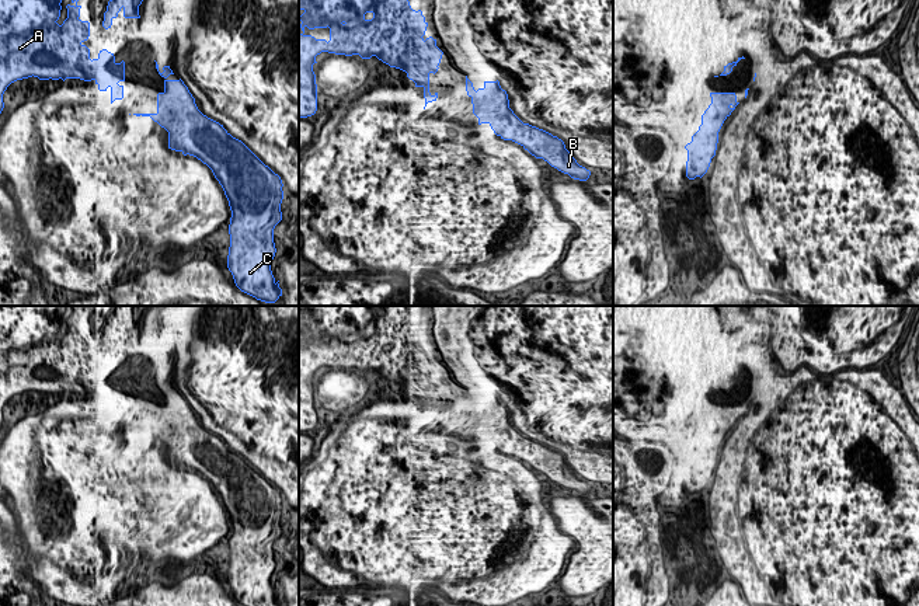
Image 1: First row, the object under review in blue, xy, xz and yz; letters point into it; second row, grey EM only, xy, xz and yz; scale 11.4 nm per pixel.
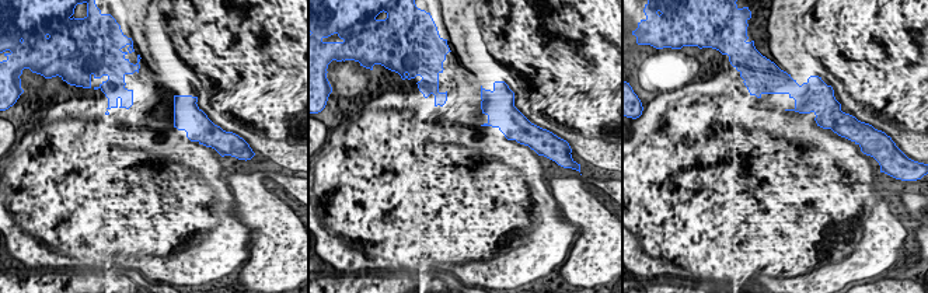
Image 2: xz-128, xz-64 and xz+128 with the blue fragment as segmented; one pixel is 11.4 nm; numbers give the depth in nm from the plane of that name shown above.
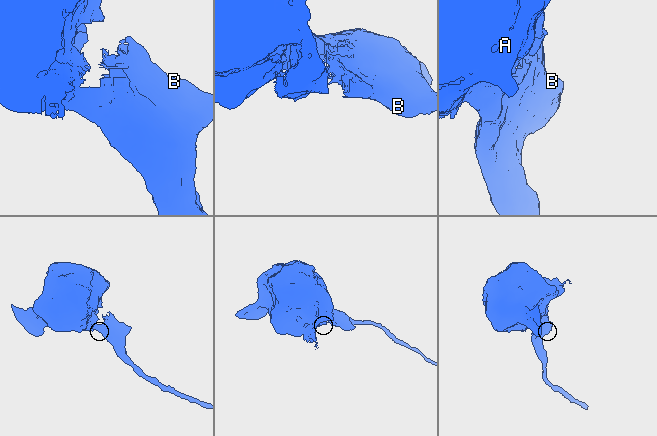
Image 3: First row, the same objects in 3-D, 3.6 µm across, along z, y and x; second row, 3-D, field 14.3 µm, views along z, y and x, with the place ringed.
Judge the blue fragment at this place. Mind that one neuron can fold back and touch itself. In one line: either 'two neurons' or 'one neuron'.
one neuron

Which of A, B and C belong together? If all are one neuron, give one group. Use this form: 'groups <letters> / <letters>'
groups A B C

